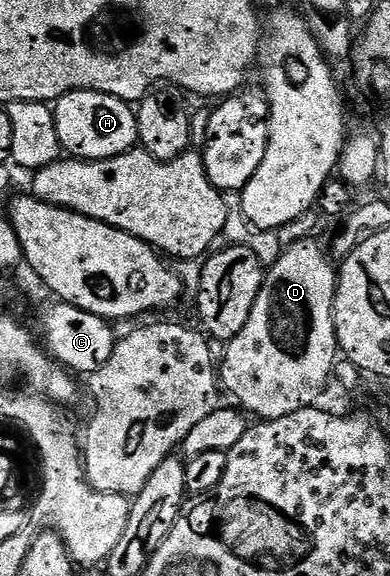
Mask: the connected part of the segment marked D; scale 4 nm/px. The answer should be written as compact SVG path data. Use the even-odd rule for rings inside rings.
M296 241L273 265L267 266L264 282L258 291L258 299L254 299L254 307L250 311L250 319L246 319L246 327L242 327L242 331L238 331L238 335L234 340L227 342L224 353L224 365L219 370L218 377L222 382L223 388L232 392L232 397L237 406L245 414L251 415L260 421L273 421L274 419L282 419L286 415L290 415L299 409L307 409L315 406L316 401L324 393L324 388L328 385L328 380L333 380L334 370L338 364L338 346L336 344L336 328L334 327L334 299L336 298L336 275L337 266L330 260L329 254L316 241Z

